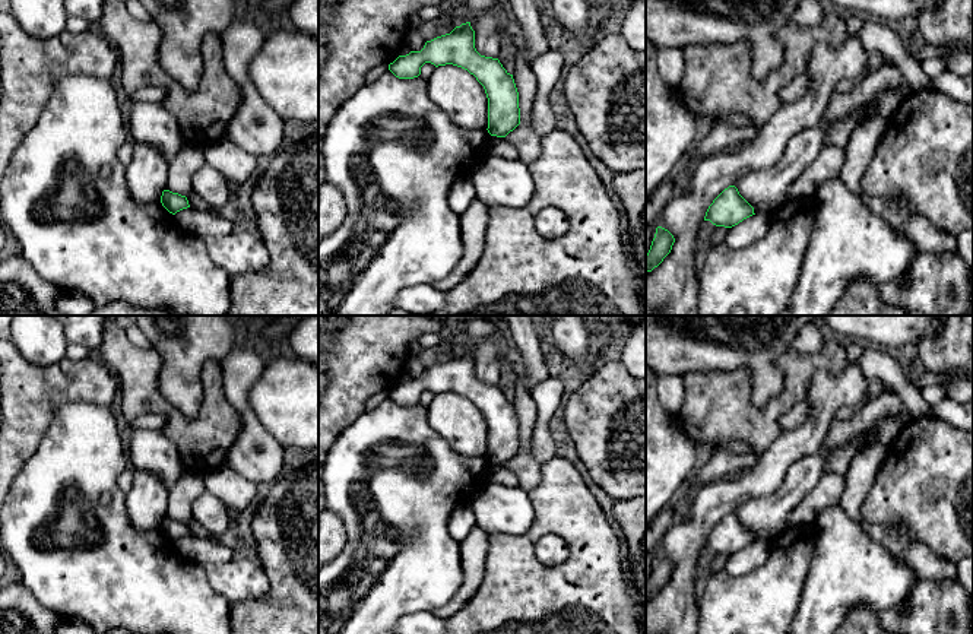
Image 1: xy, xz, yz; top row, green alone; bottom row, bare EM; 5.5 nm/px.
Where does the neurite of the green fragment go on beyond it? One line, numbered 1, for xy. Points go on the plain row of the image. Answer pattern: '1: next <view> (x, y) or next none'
1: next none

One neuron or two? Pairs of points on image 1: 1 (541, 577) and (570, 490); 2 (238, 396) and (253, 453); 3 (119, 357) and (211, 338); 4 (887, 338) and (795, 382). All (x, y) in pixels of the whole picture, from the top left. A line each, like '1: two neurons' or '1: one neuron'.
1: one neuron
2: one neuron
3: two neurons
4: two neurons

